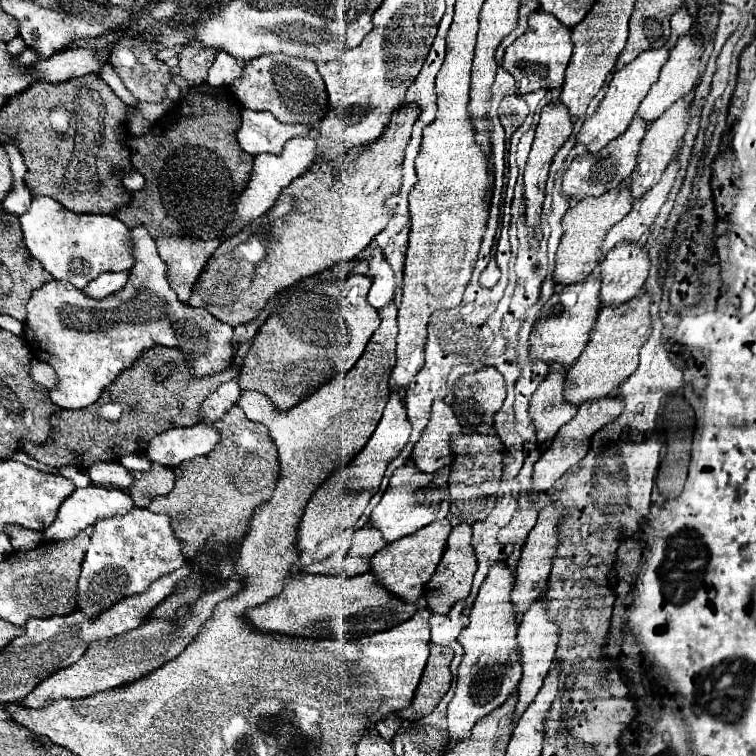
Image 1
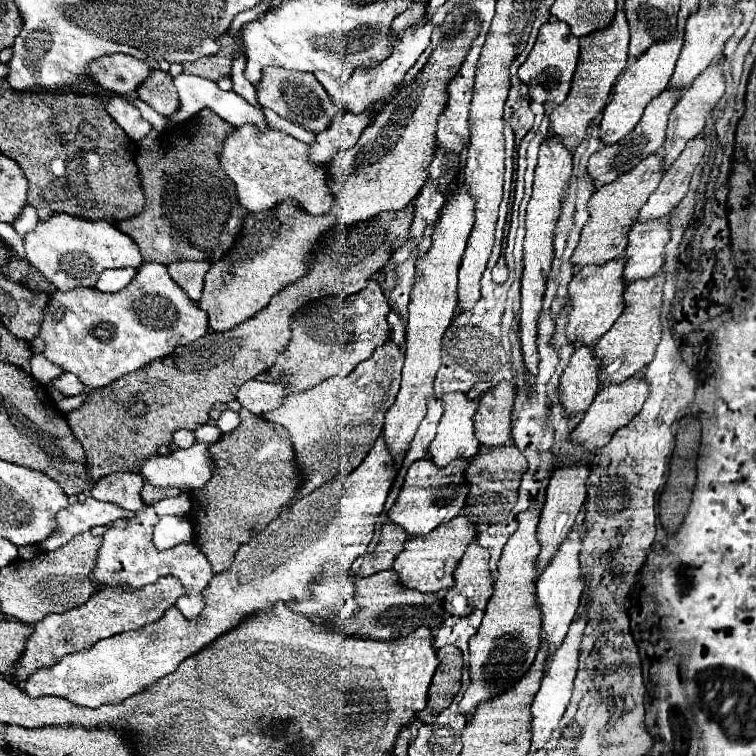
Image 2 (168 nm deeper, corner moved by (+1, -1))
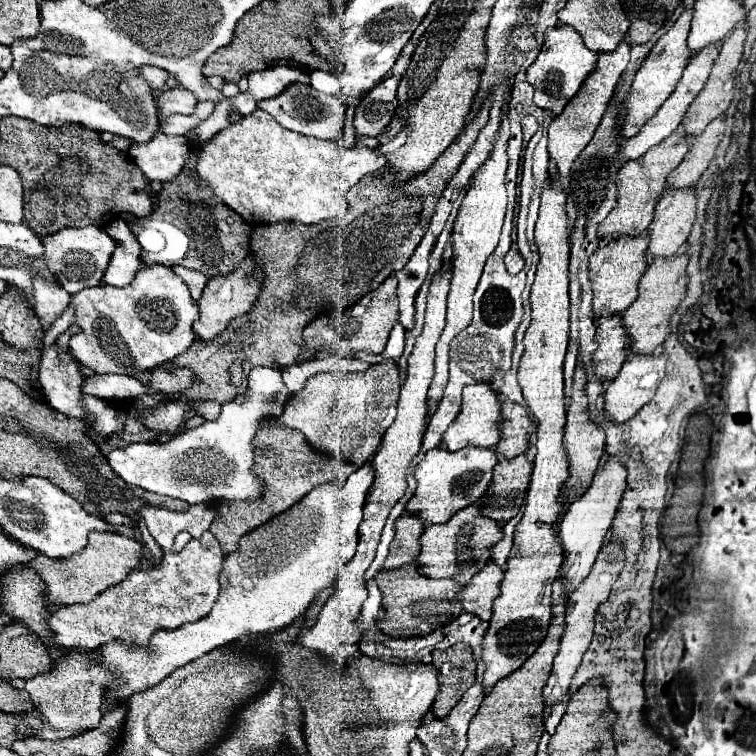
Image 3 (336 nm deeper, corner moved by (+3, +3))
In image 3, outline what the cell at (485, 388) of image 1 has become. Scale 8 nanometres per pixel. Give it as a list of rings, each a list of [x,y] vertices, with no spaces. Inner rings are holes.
[[[512,400],[500,402],[500,412],[502,420],[498,424],[500,440],[494,446],[496,454],[504,458],[524,454],[528,448],[528,426],[530,426],[528,412]]]

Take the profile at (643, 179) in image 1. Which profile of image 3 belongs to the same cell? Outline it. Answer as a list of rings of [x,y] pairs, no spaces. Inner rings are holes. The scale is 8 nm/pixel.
[[[744,22],[738,24],[738,28],[722,42],[720,46],[720,54],[712,66],[712,72],[710,72],[710,78],[706,82],[706,86],[702,88],[702,92],[694,98],[694,102],[688,106],[682,122],[680,122],[680,128],[686,132],[686,136],[698,136],[702,134],[702,130],[706,128],[706,124],[710,124],[714,118],[722,116],[734,96],[734,72],[738,68],[738,62],[742,58],[742,44],[744,44],[744,38],[746,38],[746,26]]]

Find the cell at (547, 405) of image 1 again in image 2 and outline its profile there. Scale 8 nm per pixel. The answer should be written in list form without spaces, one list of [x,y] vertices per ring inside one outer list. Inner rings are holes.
[[[580,346],[580,348],[576,348],[576,352],[574,352],[574,356],[570,360],[570,366],[562,374],[562,384],[560,384],[562,404],[564,404],[564,410],[568,414],[578,414],[578,412],[586,410],[592,404],[592,398],[600,390],[598,374],[600,374],[600,360],[596,360],[596,356],[594,356],[594,346]]]

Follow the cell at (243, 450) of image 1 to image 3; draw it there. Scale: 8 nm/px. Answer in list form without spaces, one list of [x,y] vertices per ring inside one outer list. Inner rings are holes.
[[[270,418],[270,420],[262,422],[252,444],[254,444],[252,474],[266,484],[262,496],[256,500],[212,500],[210,502],[210,506],[216,510],[216,520],[212,522],[210,532],[220,542],[224,556],[228,556],[238,546],[238,540],[244,534],[252,532],[254,528],[268,522],[276,514],[294,506],[314,486],[326,484],[330,480],[344,480],[356,470],[352,464],[346,464],[338,458],[314,452],[314,448],[308,446],[308,442],[304,440],[304,436],[298,430],[290,430],[278,418]]]

